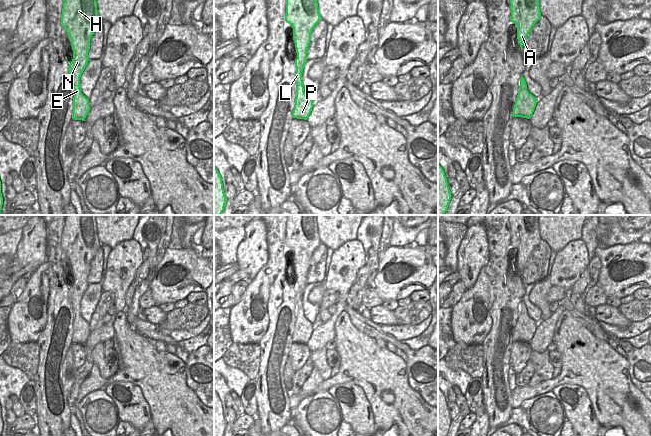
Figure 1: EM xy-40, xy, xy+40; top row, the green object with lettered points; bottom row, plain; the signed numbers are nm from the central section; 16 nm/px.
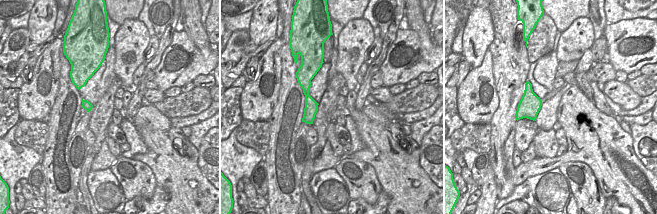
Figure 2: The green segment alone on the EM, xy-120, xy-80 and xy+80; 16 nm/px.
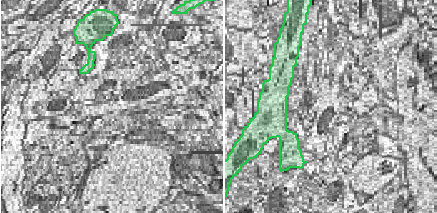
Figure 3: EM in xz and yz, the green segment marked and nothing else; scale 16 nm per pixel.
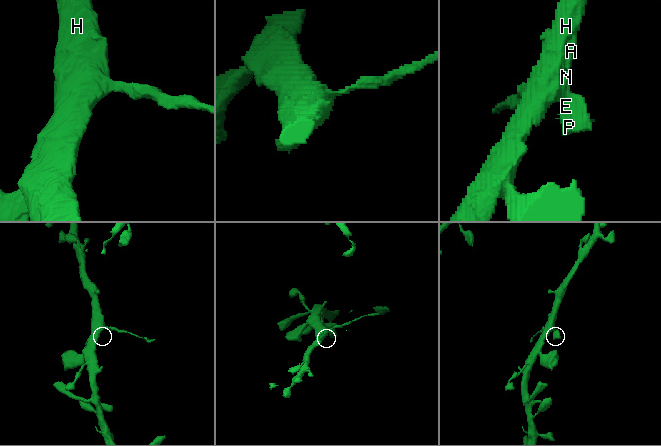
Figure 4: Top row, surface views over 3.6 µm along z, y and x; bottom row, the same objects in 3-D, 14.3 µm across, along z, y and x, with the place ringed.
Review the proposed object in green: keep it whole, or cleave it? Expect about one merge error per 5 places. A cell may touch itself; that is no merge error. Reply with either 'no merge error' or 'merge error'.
no merge error

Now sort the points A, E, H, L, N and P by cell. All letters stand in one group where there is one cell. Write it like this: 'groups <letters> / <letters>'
groups A E H L N P

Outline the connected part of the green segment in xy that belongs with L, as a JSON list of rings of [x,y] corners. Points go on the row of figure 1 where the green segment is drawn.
[[[286,0],[285,21],[293,28],[293,40],[297,53],[295,59],[296,98],[292,112],[293,118],[307,120],[313,108],[313,100],[304,92],[302,73],[307,61],[311,33],[320,19],[317,0]]]

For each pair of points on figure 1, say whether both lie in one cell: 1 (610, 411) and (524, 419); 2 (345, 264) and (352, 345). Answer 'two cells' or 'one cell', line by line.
1: two cells
2: two cells

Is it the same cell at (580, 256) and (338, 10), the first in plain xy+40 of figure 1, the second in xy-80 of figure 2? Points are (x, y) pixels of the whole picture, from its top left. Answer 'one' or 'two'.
two

